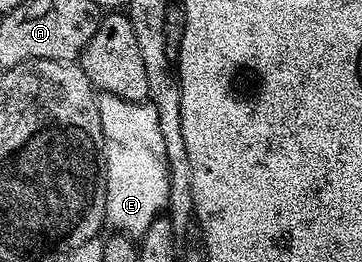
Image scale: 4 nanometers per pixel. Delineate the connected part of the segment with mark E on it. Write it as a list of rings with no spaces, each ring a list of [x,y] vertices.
[[[112,94],[98,95],[101,112],[105,163],[106,229],[111,232],[142,232],[168,209],[170,176],[167,171],[165,141],[161,136],[158,112],[150,101],[130,102]]]

